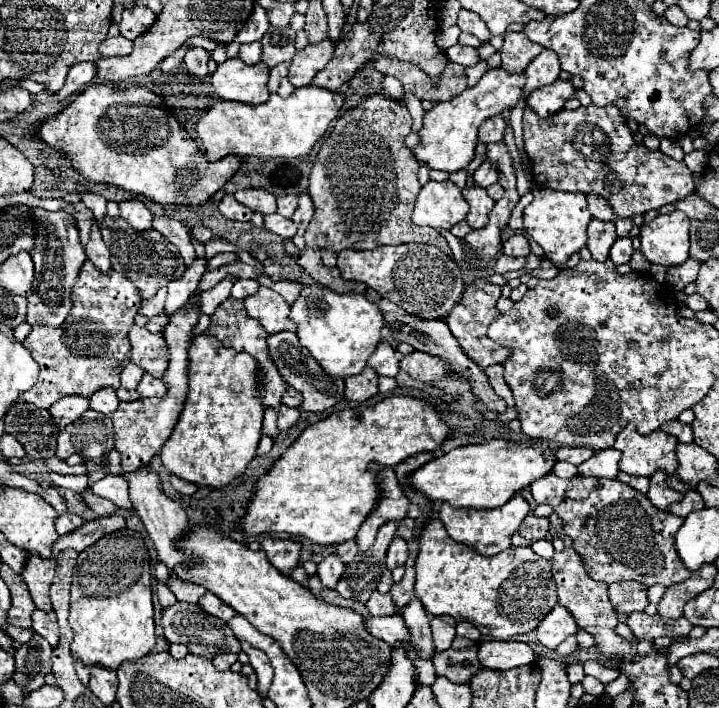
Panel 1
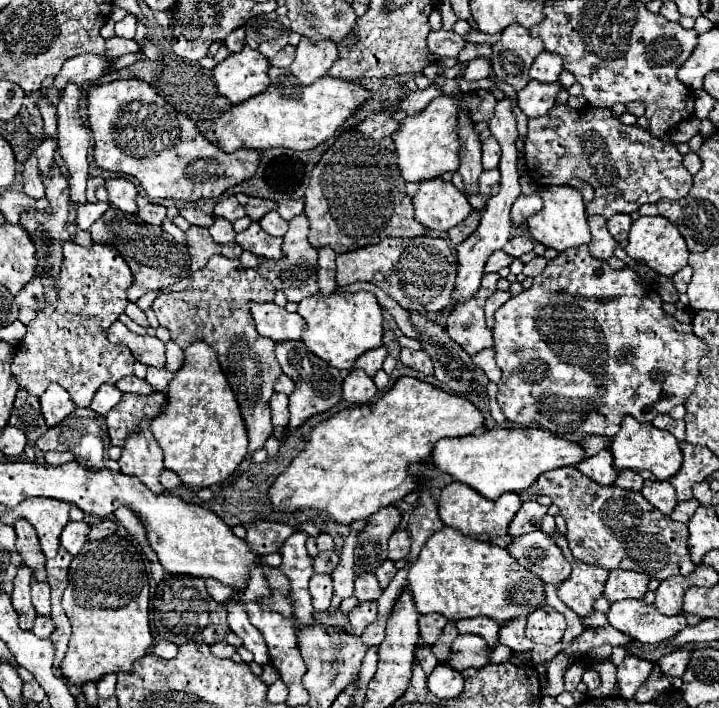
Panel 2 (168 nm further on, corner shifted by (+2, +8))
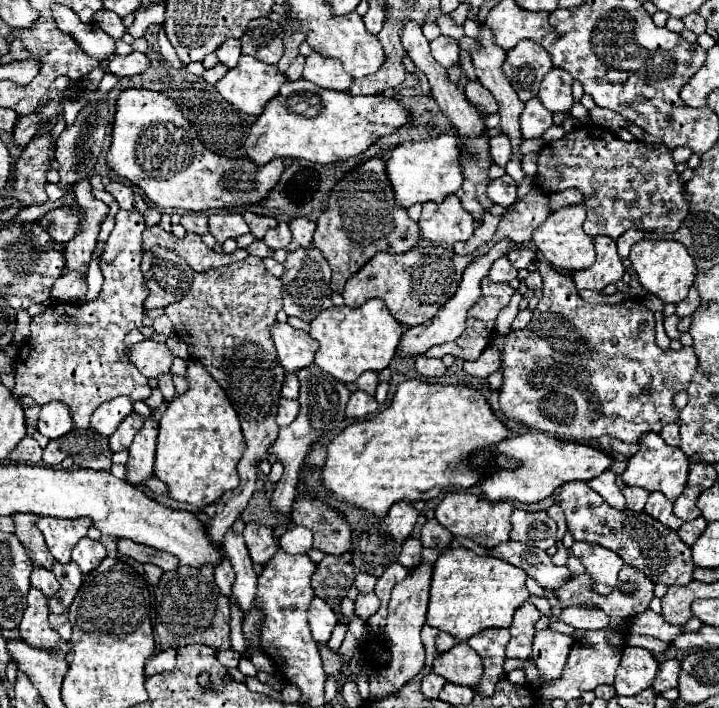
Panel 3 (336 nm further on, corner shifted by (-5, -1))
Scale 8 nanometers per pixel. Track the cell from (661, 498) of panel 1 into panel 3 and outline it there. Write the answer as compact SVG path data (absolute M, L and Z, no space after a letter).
M662 491L650 493L644 511L648 515L652 515L654 519L658 519L660 523L664 523L666 527L670 527L670 529L678 529L682 525L682 519L672 515L672 501Z

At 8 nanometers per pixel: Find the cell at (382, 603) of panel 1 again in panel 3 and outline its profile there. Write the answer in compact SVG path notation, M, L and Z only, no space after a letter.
M358 573L356 575L356 587L362 595L366 593L372 593L374 587L376 587L376 577L374 575L368 575L368 573Z

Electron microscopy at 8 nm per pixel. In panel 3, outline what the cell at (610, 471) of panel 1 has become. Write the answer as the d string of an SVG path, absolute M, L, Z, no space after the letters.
M606 469L598 477L590 479L588 487L592 487L596 493L600 493L608 505L612 505L616 509L626 509L626 501L622 499L622 491L616 485L616 473L612 469Z

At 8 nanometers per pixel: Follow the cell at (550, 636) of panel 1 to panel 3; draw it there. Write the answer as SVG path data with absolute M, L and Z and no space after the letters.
M550 627L536 631L532 643L532 651L534 651L532 659L536 661L536 667L544 683L560 677L572 645L574 645L574 637L558 633Z

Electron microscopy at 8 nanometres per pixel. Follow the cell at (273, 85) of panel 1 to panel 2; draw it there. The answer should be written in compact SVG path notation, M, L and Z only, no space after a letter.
M287 44L285 48L281 48L281 50L277 52L277 56L271 60L271 64L273 64L273 66L279 66L279 68L289 68L291 62L293 62L293 58L295 58L295 46Z

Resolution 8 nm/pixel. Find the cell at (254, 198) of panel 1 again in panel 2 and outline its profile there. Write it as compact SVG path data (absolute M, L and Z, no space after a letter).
M237 194L237 200L239 204L245 208L247 216L253 220L253 222L259 222L267 212L275 210L275 202L269 202L269 200L261 200L261 198L253 198L253 196L245 196L245 194Z

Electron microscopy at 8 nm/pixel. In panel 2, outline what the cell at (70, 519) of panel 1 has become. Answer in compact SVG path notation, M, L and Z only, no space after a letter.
M69 522L61 534L61 546L71 554L77 556L81 552L81 548L89 542L87 538L87 530L89 524L87 522Z

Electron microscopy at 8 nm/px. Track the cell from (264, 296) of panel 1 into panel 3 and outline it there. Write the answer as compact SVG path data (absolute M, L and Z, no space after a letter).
M276 321L274 325L270 325L270 335L286 373L294 373L312 363L314 351L318 349L318 341L314 341L306 331Z

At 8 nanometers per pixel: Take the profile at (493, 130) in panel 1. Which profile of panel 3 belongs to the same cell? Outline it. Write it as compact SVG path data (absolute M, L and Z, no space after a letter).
M468 81L466 87L464 87L464 93L466 93L466 99L476 105L476 107L482 107L486 115L494 115L498 113L498 103L496 99L492 97L492 93L478 81Z

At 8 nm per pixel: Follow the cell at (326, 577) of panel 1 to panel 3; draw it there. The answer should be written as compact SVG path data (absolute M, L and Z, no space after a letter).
M314 597L312 603L310 603L308 621L310 621L312 635L314 635L314 639L316 639L318 643L328 643L330 633L332 633L334 625L338 623L334 611L330 609L330 605L328 605L326 601L322 601L320 597Z

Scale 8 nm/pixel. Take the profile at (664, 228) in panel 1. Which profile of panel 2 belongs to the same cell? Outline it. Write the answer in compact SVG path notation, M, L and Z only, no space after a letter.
M641 216L639 220L635 220L629 230L629 244L625 246L625 252L633 260L637 260L637 262L649 266L651 270L655 270L657 274L669 276L669 278L675 272L679 272L687 264L687 258L689 258L689 250L685 246L683 236L663 216Z

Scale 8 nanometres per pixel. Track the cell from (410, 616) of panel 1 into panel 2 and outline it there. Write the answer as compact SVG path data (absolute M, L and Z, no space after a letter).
M429 646L417 648L415 656L417 656L417 660L419 660L419 664L423 666L423 672L425 672L427 676L429 676L429 674L433 672L433 668L439 664L439 662L437 662L437 658L433 656L433 652L431 652L431 648L429 648Z

